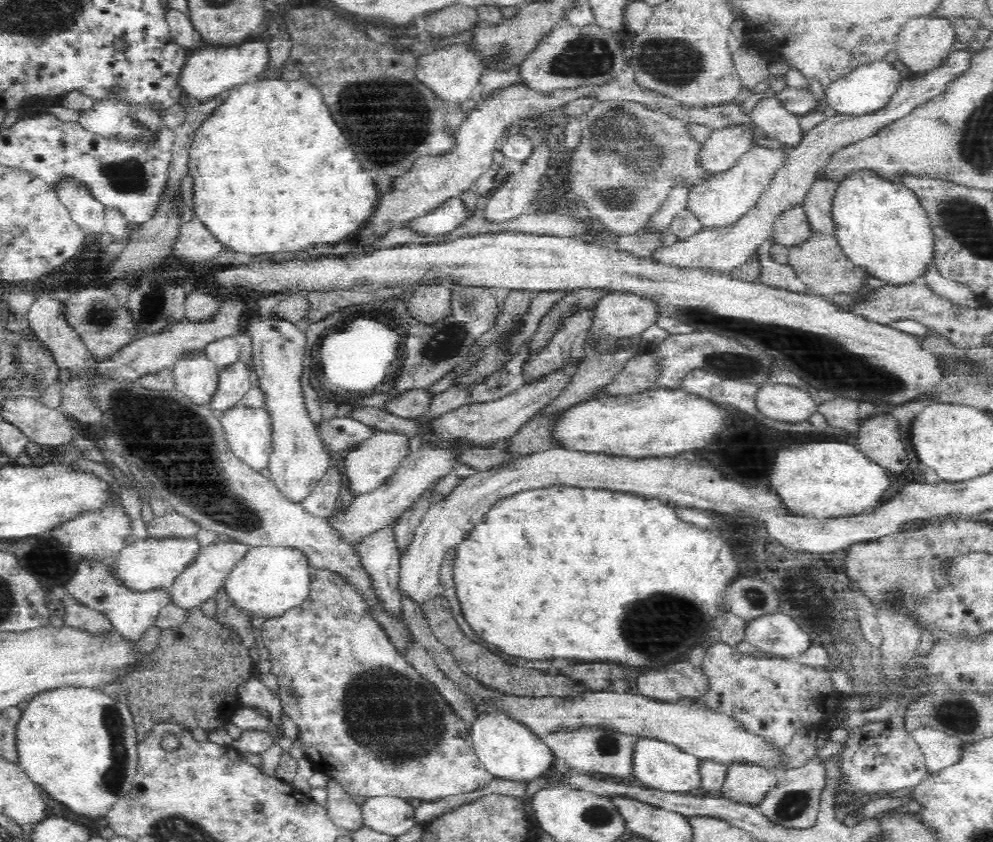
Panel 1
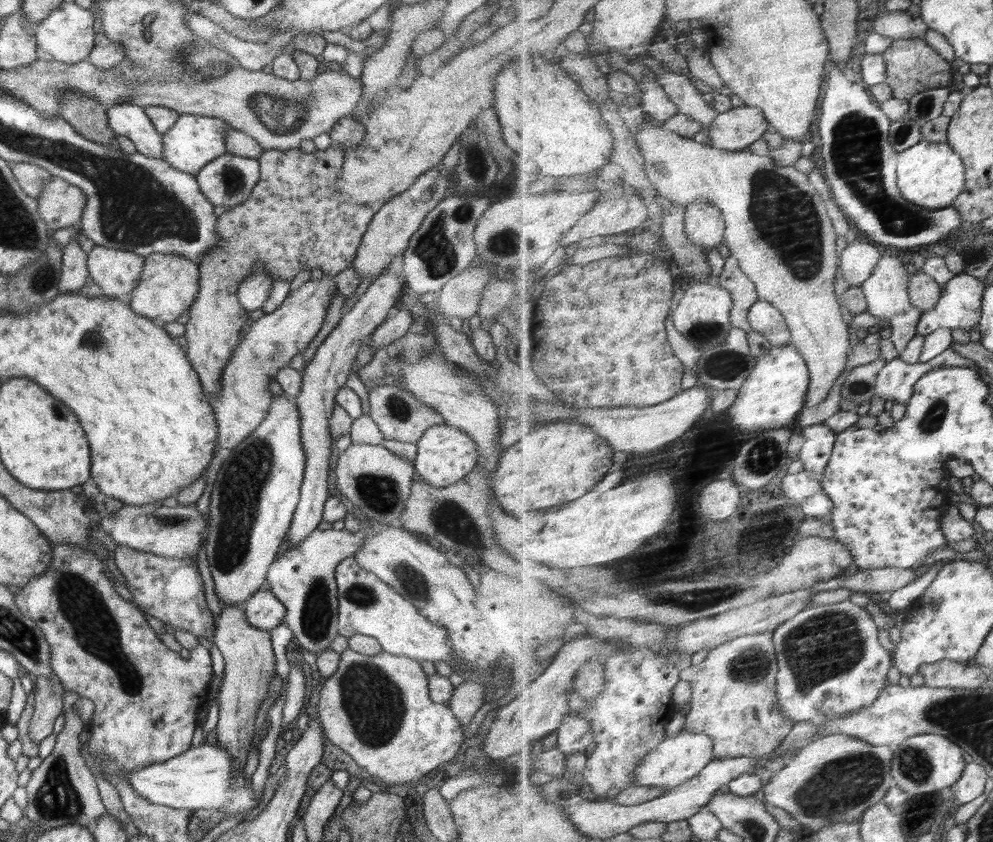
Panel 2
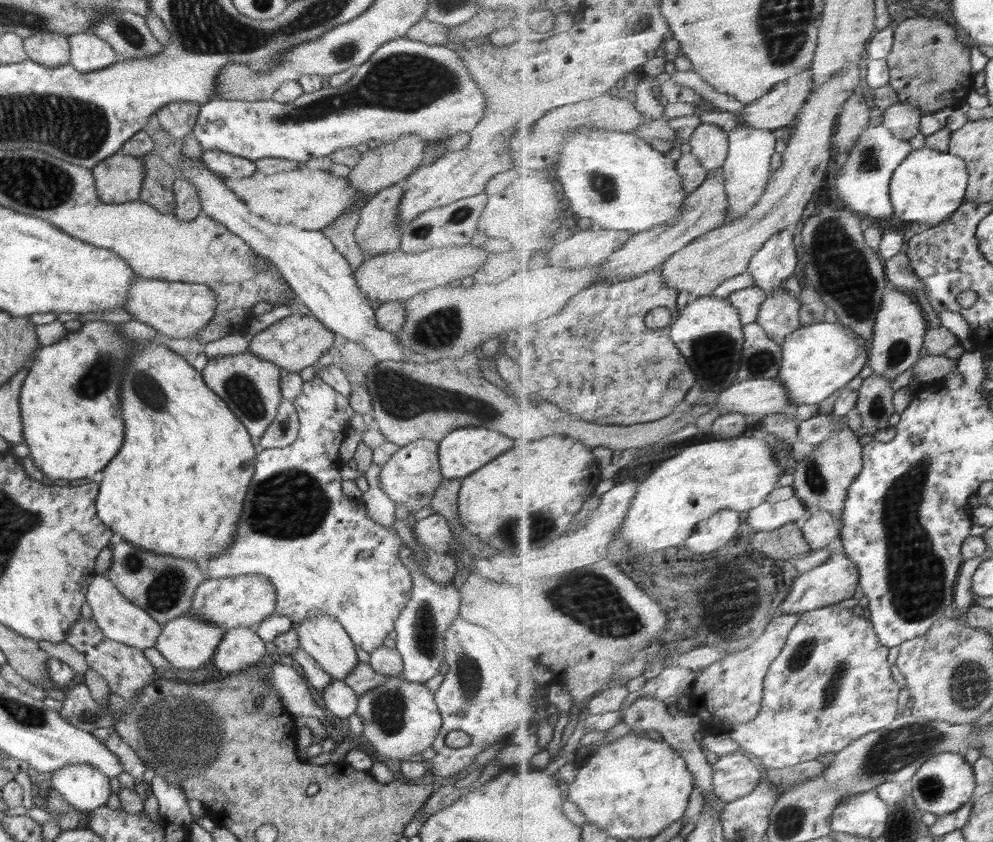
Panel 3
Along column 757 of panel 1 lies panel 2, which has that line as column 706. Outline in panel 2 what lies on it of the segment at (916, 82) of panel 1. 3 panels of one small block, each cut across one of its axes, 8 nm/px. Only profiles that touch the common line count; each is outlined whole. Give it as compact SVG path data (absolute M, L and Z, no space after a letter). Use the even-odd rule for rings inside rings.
M710 202L691 204L687 208L686 234L692 242L706 250L718 248L727 234L727 219L723 210Z

